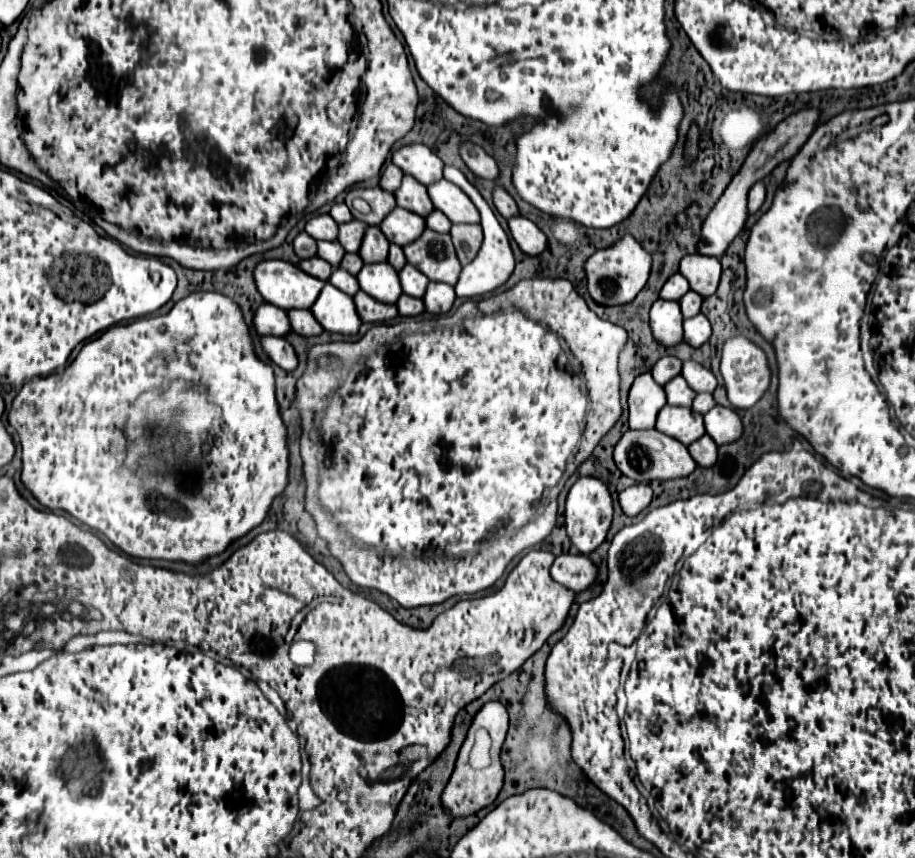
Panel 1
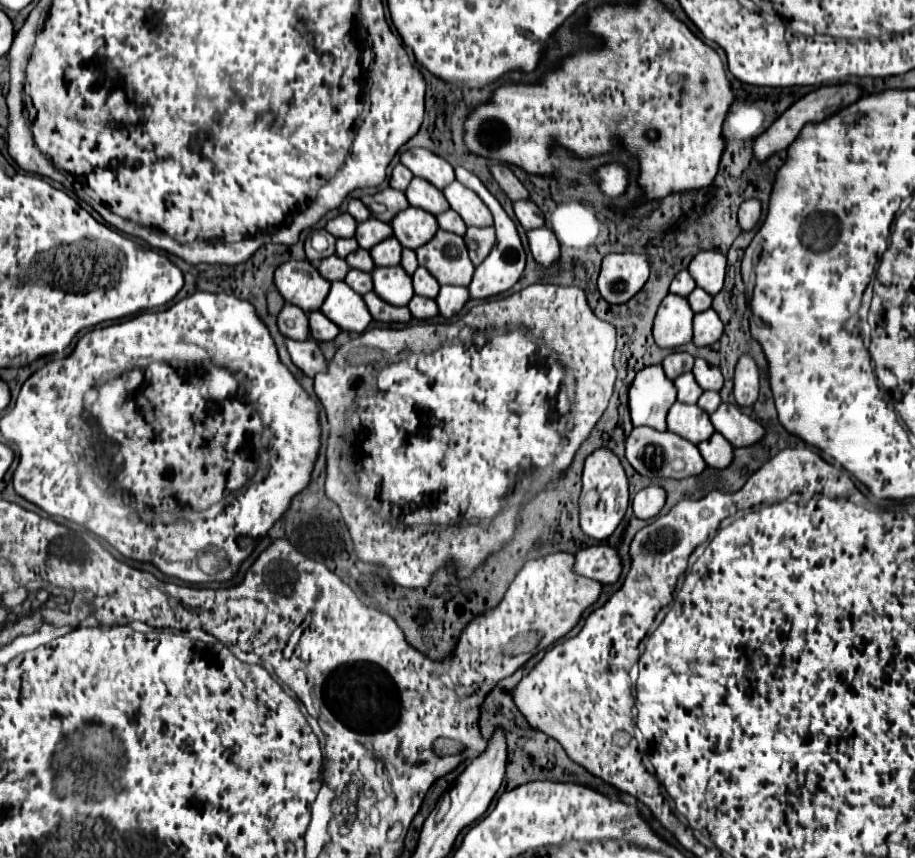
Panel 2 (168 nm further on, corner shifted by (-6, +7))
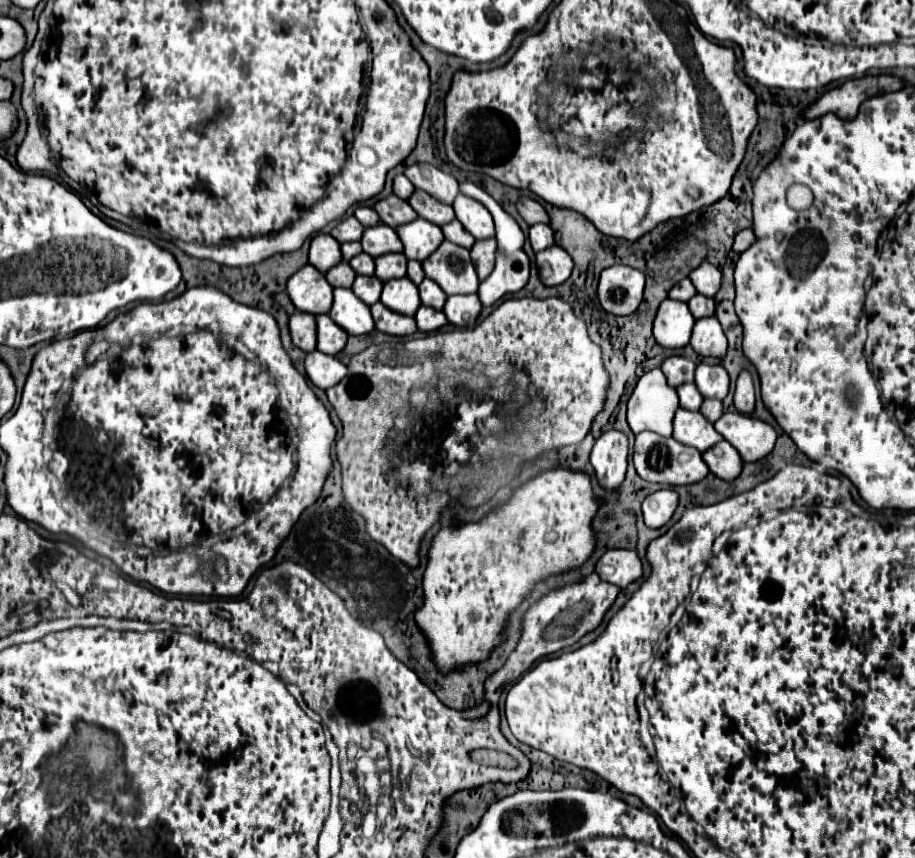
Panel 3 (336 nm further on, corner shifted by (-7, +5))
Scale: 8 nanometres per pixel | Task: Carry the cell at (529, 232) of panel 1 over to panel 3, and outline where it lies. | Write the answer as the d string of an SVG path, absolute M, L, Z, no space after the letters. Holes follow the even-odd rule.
M551 245L549 249L537 251L535 259L539 265L539 277L547 287L561 285L563 281L569 279L573 269L573 259L559 245Z

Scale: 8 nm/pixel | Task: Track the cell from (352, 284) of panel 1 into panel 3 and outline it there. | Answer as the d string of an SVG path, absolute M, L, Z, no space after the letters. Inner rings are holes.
M357 275L357 277L355 277L355 283L351 285L351 289L353 289L353 293L355 293L363 303L373 305L373 303L379 301L381 285L383 285L383 283L381 283L375 275L371 275L371 277L367 277L367 275Z

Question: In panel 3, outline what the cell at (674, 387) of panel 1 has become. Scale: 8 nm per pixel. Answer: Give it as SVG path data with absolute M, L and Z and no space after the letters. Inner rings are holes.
M683 383L677 387L677 395L679 395L679 401L681 401L681 407L683 409L689 409L689 411L697 411L703 403L703 395L699 393L697 385L695 383Z

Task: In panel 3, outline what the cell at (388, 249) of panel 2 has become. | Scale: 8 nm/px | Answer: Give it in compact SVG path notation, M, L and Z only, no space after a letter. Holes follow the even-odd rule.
M385 253L375 259L375 275L381 281L405 277L407 269L407 257L403 253Z

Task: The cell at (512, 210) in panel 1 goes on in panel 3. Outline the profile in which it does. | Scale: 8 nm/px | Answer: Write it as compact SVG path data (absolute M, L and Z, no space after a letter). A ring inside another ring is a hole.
M535 223L529 229L529 239L531 239L533 251L541 251L541 249L553 245L553 231L545 223Z

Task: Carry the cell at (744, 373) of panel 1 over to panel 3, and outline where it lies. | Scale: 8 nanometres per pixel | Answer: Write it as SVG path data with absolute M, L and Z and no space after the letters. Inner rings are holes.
M747 369L739 373L735 395L733 395L733 403L735 403L735 409L739 413L747 413L747 415L753 413L753 407L755 407L755 387L753 387L751 373Z

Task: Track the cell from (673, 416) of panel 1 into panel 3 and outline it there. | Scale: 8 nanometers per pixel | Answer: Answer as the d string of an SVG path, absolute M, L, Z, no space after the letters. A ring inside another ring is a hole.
M681 407L677 409L673 419L673 437L683 445L699 449L701 453L713 447L715 443L723 441L723 437L715 431L713 423L701 417L699 411L689 411Z

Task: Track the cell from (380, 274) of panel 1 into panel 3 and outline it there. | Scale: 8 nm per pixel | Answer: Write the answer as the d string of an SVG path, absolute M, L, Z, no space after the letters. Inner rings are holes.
M409 277L385 281L383 293L381 293L381 303L385 303L395 313L407 313L413 317L413 313L421 305L417 285L413 281L409 281Z

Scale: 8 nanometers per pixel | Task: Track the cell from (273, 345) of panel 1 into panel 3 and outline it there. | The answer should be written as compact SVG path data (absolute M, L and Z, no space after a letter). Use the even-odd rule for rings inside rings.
M315 349L315 351L307 353L307 357L305 357L305 373L313 385L327 389L327 387L339 383L341 377L345 377L347 367L341 361L337 361L333 355L327 355L327 353L321 353Z

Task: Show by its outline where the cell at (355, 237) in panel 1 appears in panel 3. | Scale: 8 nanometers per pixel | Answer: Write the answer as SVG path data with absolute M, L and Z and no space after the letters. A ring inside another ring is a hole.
M379 223L379 225L373 225L373 227L367 227L363 231L363 237L361 237L361 245L363 245L363 251L371 257L379 257L383 253L399 253L403 251L403 245L401 245L401 239L397 237L397 233L385 225L385 223Z

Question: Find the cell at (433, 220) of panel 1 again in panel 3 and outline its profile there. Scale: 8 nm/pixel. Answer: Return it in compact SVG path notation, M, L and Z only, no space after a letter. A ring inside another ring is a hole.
M453 219L453 221L447 223L447 225L443 225L441 229L443 229L443 233L445 233L445 239L449 239L449 241L461 245L461 247L471 249L471 245L475 243L475 239L465 231L465 227L463 227L457 219Z

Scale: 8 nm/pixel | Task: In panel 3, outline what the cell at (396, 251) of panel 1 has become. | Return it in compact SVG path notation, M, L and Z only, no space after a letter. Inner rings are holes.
M411 259L411 261L407 263L407 277L409 277L415 285L419 285L419 283L423 281L425 273L423 273L423 269L421 269L421 263L419 263L419 261Z

